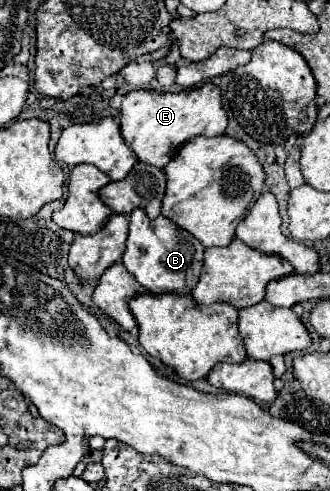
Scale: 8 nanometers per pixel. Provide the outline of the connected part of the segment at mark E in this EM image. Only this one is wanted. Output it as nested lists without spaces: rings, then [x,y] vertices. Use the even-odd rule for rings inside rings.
[[[214,84],[182,90],[176,94],[160,94],[156,90],[132,90],[124,96],[120,108],[120,132],[124,142],[134,150],[140,162],[164,168],[184,142],[196,136],[220,136],[228,126],[222,108],[220,90]]]

